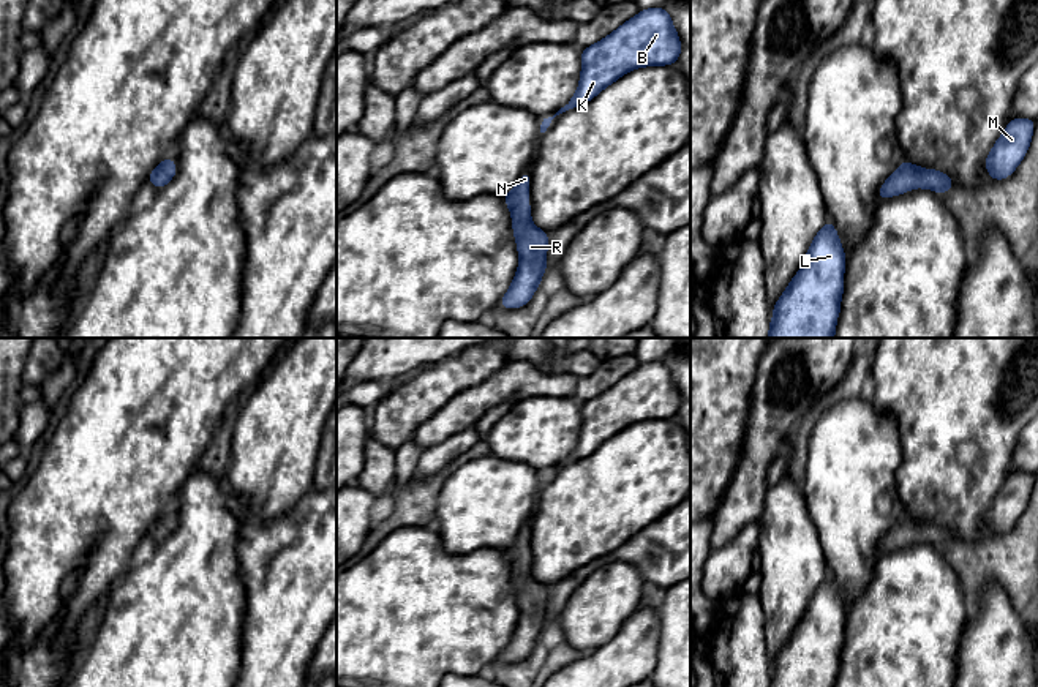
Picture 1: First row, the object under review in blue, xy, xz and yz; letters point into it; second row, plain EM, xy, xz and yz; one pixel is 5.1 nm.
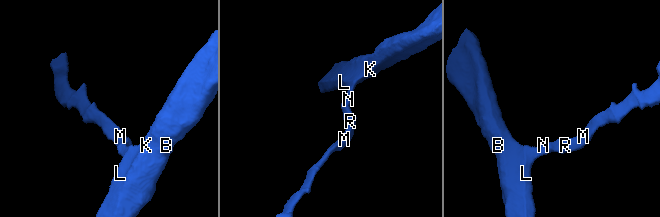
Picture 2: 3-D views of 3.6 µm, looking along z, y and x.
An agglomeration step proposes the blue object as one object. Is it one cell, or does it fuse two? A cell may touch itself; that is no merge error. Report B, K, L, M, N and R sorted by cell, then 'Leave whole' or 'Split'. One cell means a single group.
Groups: B K L M N R. Leave whole

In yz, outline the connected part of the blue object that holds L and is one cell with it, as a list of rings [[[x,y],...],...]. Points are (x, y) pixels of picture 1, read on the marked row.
[[[828,220],[804,262],[774,303],[768,338],[834,338],[844,292],[845,253]]]

